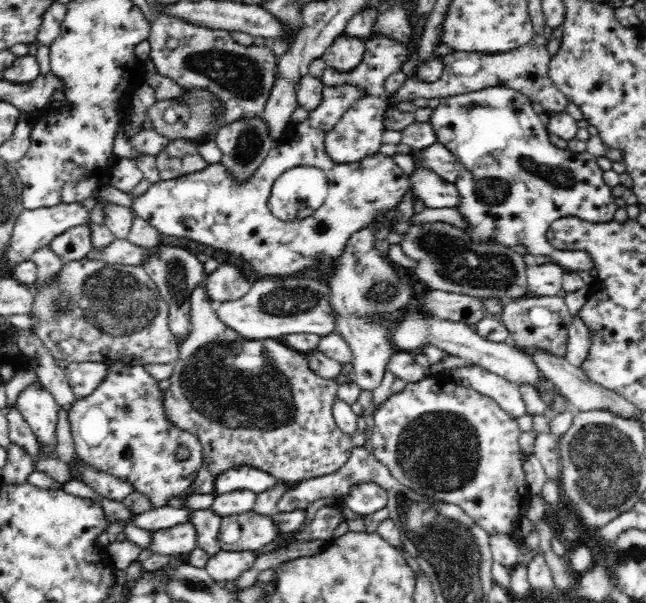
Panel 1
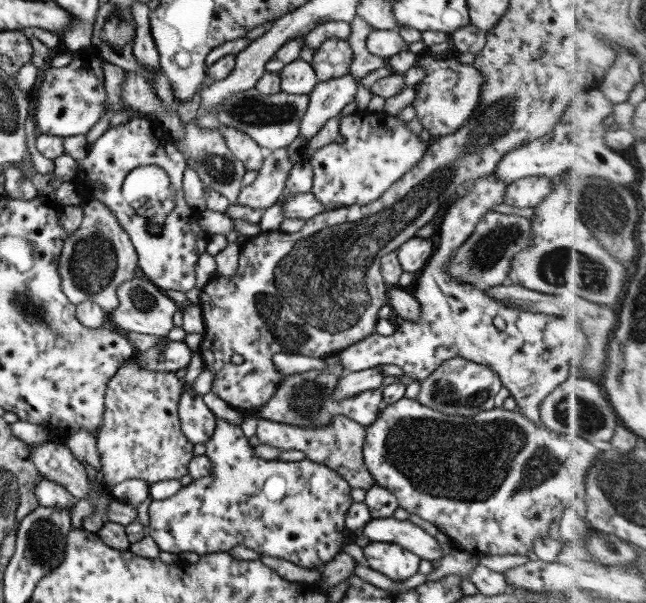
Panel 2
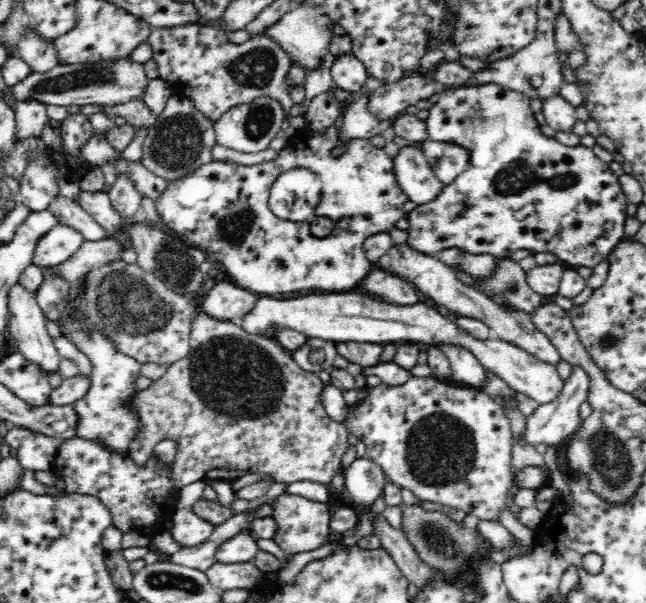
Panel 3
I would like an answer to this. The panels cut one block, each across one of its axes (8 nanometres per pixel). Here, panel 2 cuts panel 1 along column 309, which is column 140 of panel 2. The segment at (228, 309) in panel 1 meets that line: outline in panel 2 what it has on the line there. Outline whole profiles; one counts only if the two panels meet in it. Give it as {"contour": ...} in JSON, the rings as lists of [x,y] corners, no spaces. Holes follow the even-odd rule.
{"contour":[[[131,277],[126,282],[121,282],[116,289],[119,305],[108,315],[108,323],[117,326],[118,330],[137,332],[137,334],[149,334],[159,338],[167,336],[167,332],[173,328],[171,320],[175,312],[175,302],[155,287],[145,278]]]}

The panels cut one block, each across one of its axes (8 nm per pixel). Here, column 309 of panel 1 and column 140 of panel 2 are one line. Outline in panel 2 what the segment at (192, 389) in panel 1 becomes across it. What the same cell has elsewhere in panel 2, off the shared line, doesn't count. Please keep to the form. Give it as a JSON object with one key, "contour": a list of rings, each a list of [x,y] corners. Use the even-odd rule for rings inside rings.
{"contour":[[[134,357],[129,358],[117,369],[106,382],[104,390],[104,412],[101,424],[95,430],[95,448],[101,463],[98,481],[105,490],[129,480],[139,478],[147,485],[164,480],[179,481],[187,474],[187,463],[193,457],[193,443],[189,442],[181,432],[177,418],[179,395],[182,393],[182,379],[171,372],[155,372],[141,367]]]}

